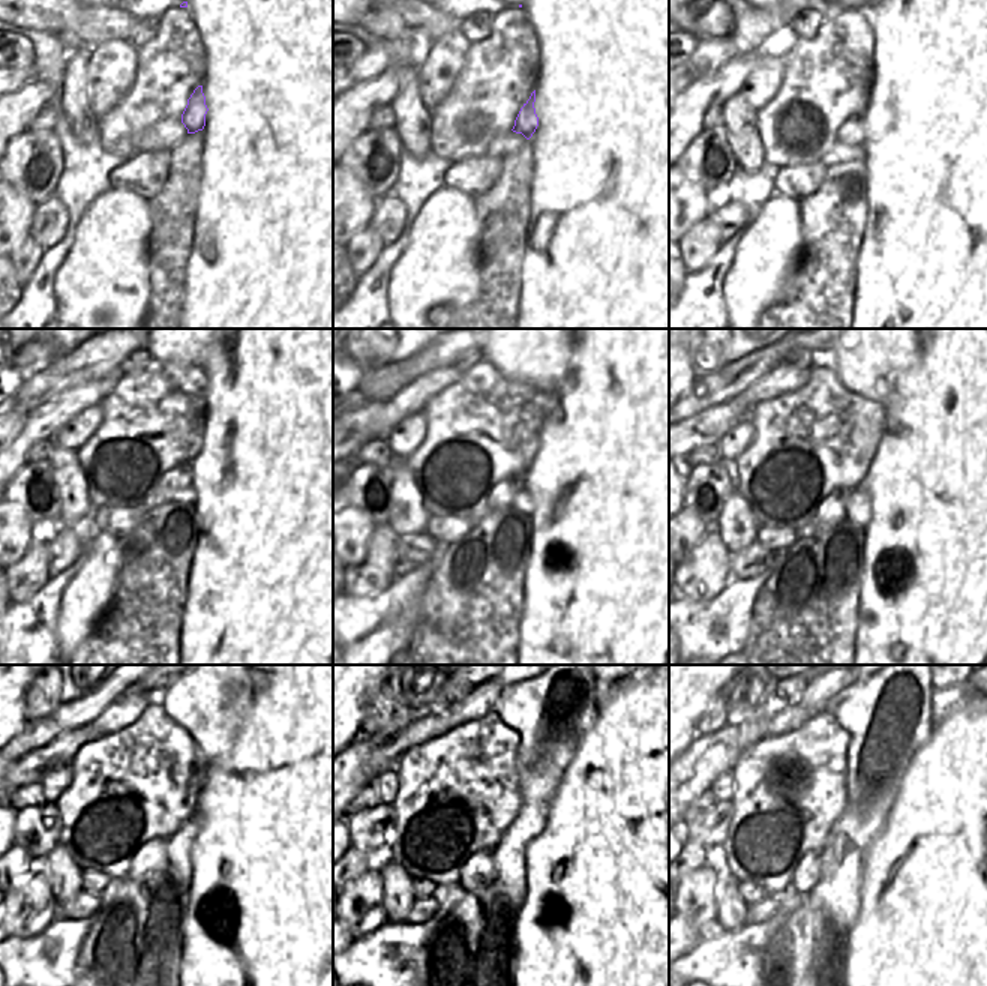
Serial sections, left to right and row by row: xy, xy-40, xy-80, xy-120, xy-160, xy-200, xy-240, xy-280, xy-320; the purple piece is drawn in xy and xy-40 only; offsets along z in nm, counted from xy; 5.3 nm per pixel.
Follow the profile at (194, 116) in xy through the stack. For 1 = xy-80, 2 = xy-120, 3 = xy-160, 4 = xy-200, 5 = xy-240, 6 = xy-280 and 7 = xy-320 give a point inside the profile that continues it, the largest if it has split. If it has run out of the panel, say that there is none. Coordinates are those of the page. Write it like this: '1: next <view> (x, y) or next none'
1: next xy-80 (852, 134)
2: next xy-120 (174, 485)
3: next xy-160 (501, 496)
4: next xy-200 (831, 512)
5: next xy-240 (150, 860)
6: next xy-280 (479, 871)
7: next xy-320 (807, 872)

